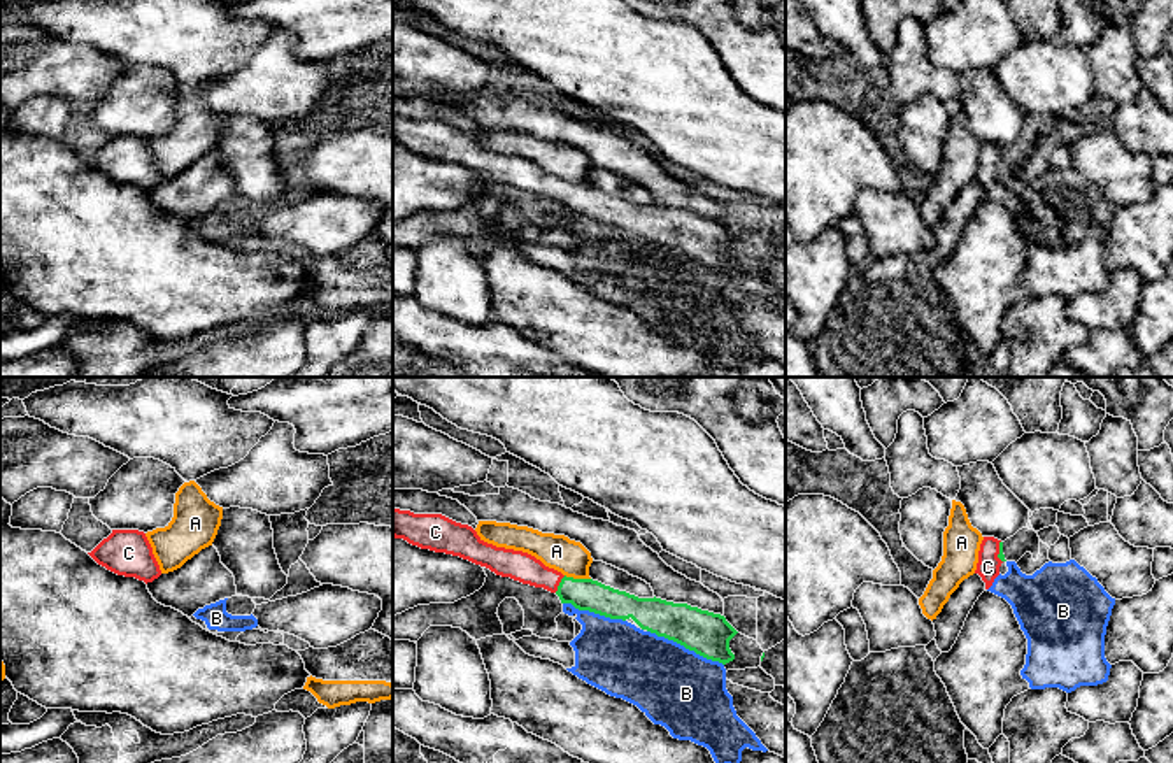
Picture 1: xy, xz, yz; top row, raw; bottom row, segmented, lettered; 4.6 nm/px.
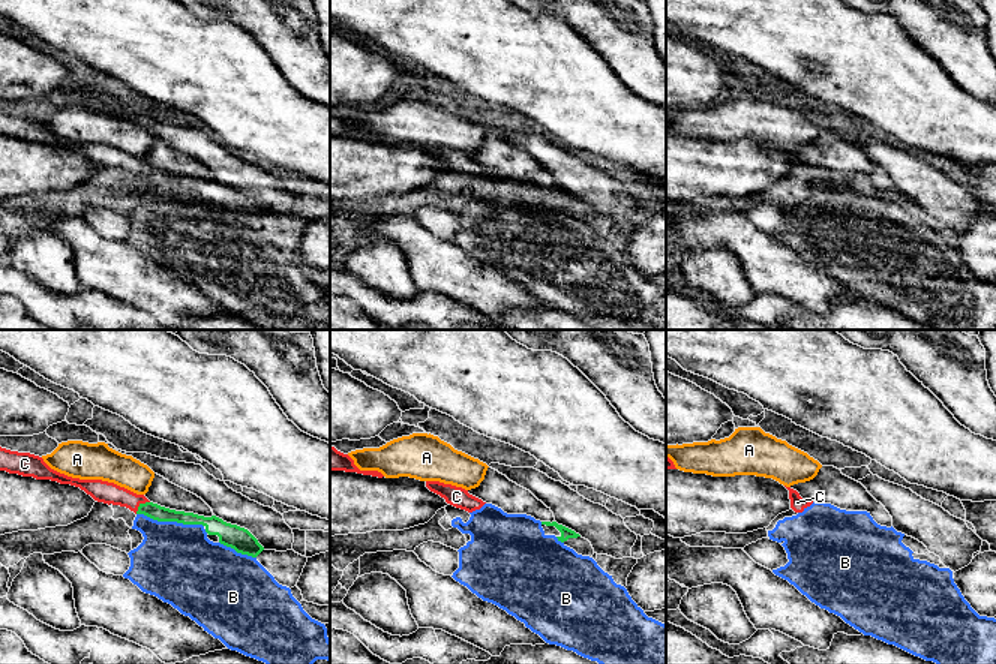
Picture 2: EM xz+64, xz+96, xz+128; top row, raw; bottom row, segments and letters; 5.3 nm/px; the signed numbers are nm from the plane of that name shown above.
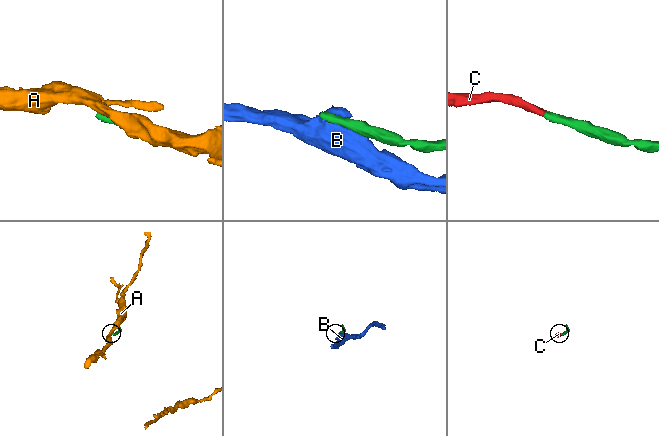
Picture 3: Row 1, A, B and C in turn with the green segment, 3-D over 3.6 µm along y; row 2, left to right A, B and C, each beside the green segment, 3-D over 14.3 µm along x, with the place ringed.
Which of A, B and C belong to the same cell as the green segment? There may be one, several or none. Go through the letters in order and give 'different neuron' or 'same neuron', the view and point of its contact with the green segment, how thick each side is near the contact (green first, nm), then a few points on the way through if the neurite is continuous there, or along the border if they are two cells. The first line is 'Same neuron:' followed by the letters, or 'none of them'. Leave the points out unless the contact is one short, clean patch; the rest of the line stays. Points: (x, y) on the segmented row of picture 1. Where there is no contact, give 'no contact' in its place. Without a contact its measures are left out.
Same neuron: C
A: different neuron; meets green in xz at (577, 579); 140 nm thick on the green side, 160 nm on the other; border along xz (565, 574), (575, 579), (590, 579)
B: different neuron; meets green in xz at (686, 648); 200 nm thick on the green side, 360 nm on the other
C: same neuron; meets green in xz at (560, 584); 140 nm thick on the green side, 140 nm on the other; runs through xz (590, 595), (560, 584), (518, 565)

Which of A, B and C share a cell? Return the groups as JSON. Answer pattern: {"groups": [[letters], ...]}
{"groups": [["A"], ["B"], ["C"]]}

